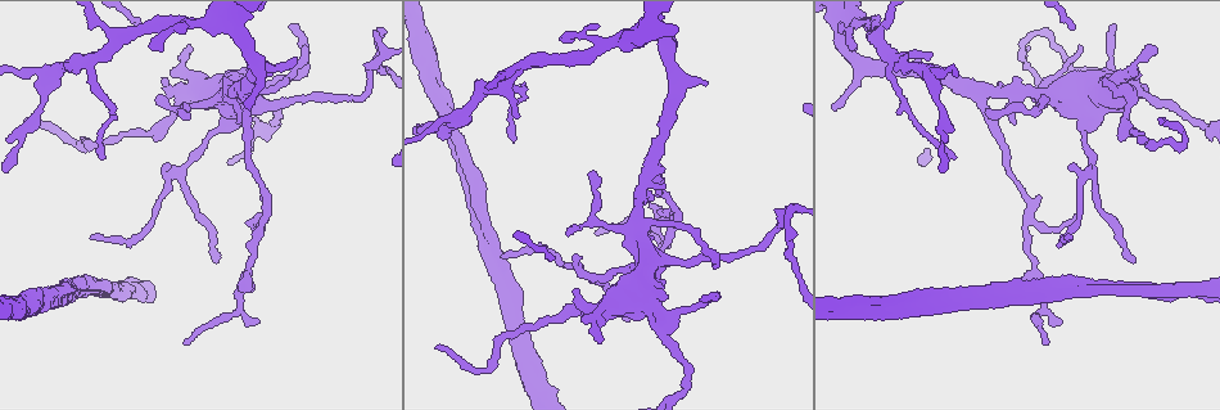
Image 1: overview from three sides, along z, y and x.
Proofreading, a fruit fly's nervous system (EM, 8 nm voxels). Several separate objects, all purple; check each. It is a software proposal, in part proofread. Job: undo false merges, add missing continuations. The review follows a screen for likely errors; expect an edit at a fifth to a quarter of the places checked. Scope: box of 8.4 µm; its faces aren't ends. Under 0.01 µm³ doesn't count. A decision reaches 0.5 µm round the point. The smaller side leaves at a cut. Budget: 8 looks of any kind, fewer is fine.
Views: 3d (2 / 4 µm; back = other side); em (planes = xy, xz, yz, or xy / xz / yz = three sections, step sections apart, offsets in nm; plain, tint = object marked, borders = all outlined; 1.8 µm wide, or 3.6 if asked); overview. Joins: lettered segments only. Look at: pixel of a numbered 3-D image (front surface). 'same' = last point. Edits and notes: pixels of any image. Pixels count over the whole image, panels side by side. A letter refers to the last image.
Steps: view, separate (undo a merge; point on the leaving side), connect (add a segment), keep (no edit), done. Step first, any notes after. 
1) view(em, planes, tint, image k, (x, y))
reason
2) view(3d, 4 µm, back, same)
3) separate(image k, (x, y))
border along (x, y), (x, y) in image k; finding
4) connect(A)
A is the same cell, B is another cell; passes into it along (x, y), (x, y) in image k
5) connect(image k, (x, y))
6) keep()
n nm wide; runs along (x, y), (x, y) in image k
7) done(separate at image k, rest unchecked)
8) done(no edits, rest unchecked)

view(em, planes, borders, image 1, (439, 348))
tapers out

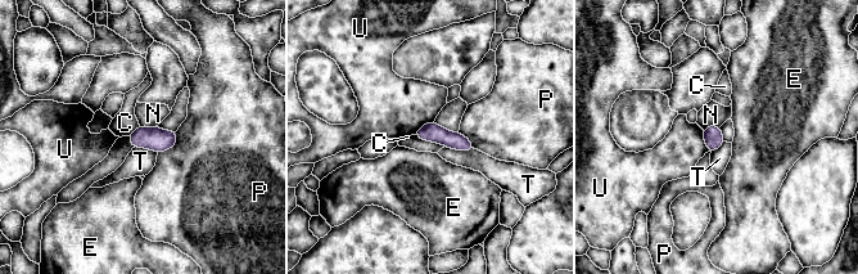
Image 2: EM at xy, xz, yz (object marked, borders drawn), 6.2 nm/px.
keep()
120 nm wide; C, E, N, P, T and U are other cells; runs along (419, 134), (438, 134), (469, 147) in image 2; no lettered segment goes on from it

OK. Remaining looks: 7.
view(em, xz, step 4, borders, image 1, (597, 231))
tapers out

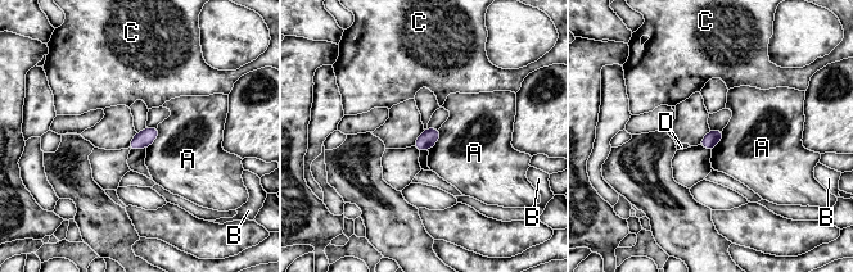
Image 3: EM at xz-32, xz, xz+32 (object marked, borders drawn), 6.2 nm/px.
keep()
90 nm wide; A, B, C and D are other cells; border along (439, 128), (439, 139), (428, 150) in image 3; no lettered segment goes on from it

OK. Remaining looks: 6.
view(em, xz, step 4, borders, image 1, (678, 263))
sudden change in width

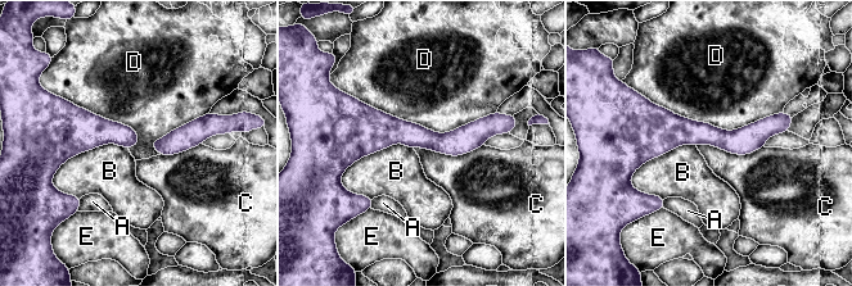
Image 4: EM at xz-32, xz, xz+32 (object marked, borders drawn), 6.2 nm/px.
view(em, planes, borders, same)
another direction

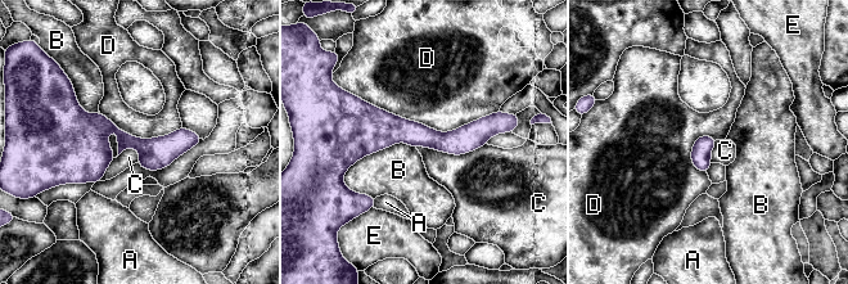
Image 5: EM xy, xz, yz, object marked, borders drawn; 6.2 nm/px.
keep()
D touches over 950 nm; A, B, C, D and E are other cells; border along (486, 144), (461, 154), (415, 147) in image 5; all the same neuron

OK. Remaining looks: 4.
done(no edits, rest unchecked)

